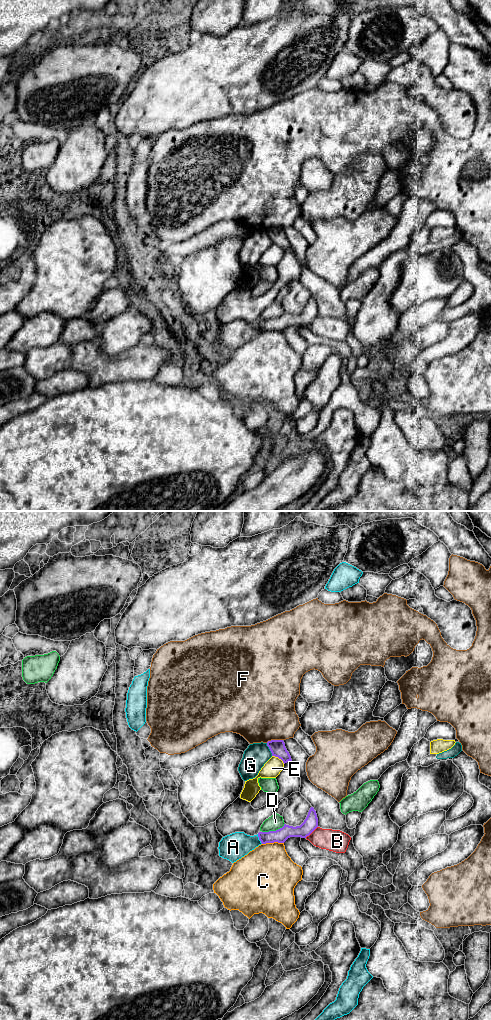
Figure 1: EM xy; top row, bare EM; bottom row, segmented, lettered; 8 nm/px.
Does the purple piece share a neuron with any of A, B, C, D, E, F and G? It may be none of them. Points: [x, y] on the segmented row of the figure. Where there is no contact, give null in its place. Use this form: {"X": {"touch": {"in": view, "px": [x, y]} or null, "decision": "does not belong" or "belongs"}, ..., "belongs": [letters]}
{"A": {"touch": {"in": "xy", "px": [259, 839]}, "decision": "does not belong"}, "B": {"touch": {"in": "xy", "px": [311, 832]}, "decision": "does not belong"}, "C": {"touch": {"in": "xy", "px": [272, 842]}, "decision": "does not belong"}, "D": {"touch": {"in": "xy", "px": [273, 831]}, "decision": "does not belong"}, "E": {"touch": {"in": "xy", "px": [278, 757]}, "decision": "does not belong"}, "F": {"touch": {"in": "xy", "px": [274, 740]}, "decision": "does not belong"}, "G": {"touch": {"in": "xy", "px": [269, 748]}, "decision": "does not belong"}, "belongs": []}

